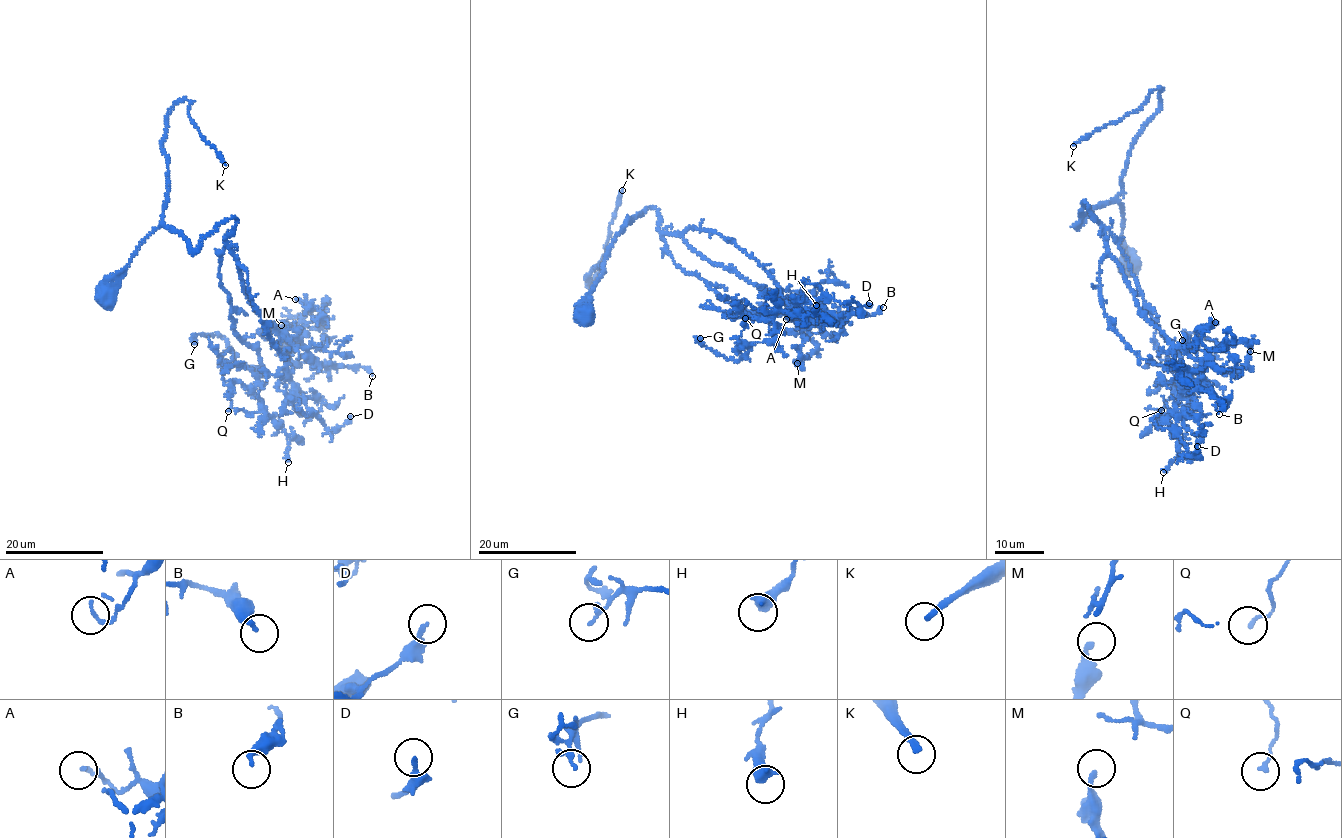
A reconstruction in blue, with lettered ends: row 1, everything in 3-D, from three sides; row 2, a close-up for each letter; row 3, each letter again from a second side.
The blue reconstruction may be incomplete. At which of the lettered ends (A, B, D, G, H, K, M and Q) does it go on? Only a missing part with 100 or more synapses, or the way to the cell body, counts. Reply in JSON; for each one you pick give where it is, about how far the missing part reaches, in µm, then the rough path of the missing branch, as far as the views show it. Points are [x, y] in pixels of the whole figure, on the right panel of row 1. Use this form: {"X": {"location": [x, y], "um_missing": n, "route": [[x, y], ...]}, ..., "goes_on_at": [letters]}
{"K": {"location": [1073, 146], "um_missing": 250}, "goes_on_at": ["K"]}

